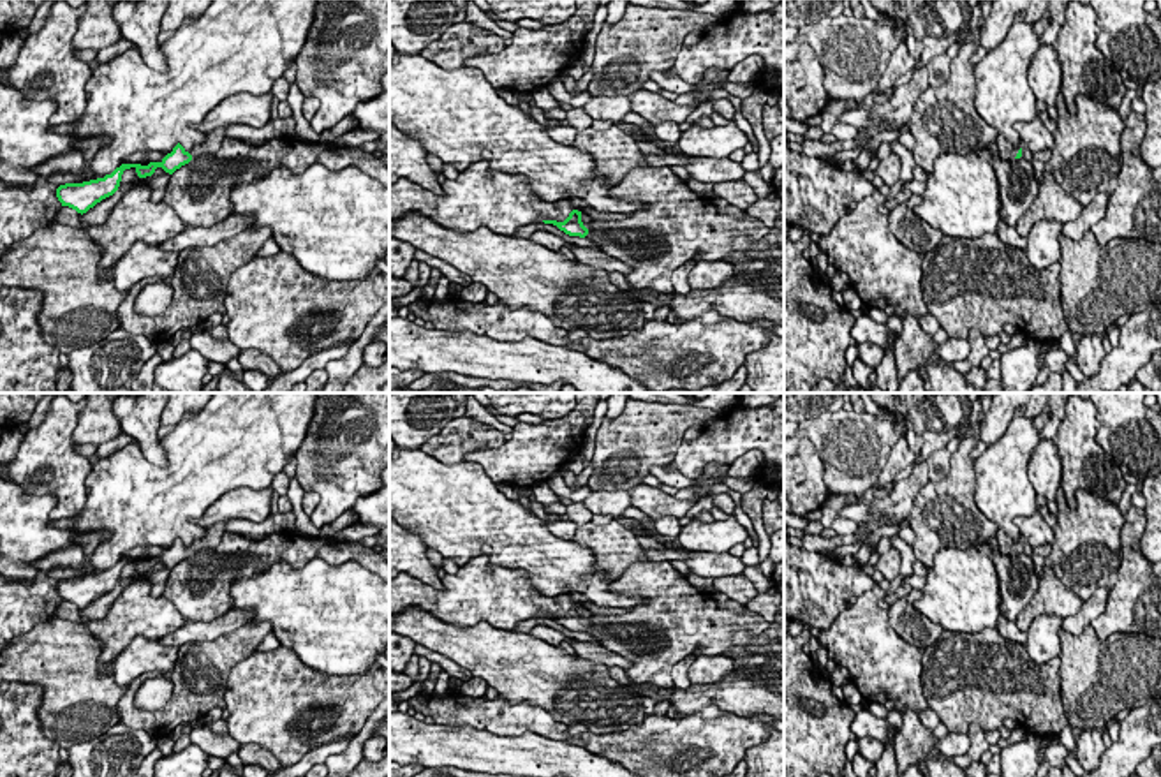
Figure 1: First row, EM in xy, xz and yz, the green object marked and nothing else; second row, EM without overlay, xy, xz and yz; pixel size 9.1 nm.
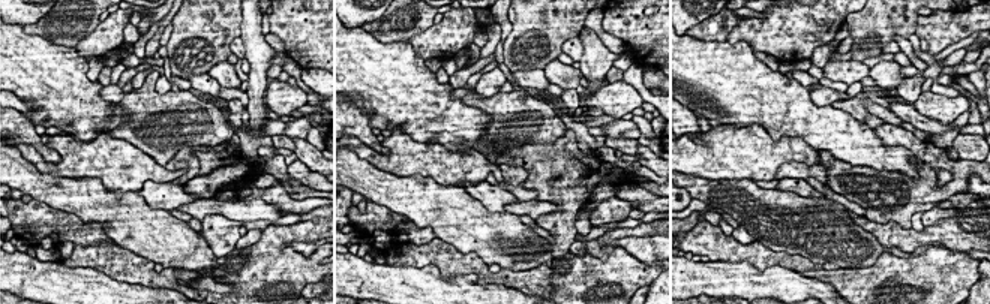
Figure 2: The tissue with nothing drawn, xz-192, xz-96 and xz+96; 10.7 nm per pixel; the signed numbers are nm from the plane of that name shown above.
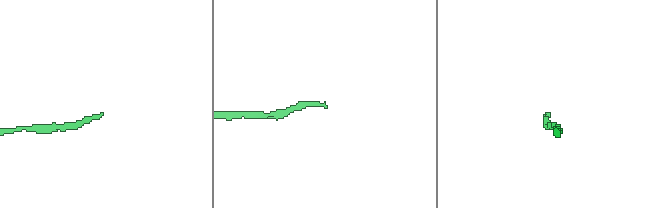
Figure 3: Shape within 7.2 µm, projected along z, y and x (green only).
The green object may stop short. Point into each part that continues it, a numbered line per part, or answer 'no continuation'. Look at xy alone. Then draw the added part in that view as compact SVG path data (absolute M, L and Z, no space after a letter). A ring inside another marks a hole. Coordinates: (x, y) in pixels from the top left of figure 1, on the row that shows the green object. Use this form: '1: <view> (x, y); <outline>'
1: xy (214, 141); M227 127L215 129L213 132L208 134L204 141L194 144L194 148L190 150L192 159L204 153L215 153L226 139L226 130Z

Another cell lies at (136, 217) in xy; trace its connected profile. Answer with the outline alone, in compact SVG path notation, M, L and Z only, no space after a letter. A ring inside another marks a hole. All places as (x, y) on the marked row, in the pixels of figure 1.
M144 183L129 189L102 226L83 226L81 213L69 206L58 210L55 222L88 233L104 250L99 268L109 268L137 241L162 245L190 227L169 204L153 203L150 196L152 190Z

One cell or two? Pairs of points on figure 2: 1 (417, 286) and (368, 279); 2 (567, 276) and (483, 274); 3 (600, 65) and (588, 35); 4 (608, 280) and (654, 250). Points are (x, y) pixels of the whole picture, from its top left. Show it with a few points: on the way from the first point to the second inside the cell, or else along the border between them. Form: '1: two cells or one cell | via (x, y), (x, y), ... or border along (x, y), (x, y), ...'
1: one cell | via (405, 286), (380, 282)
2: one cell | via (546, 279), (504, 277)
3: one cell | via (596, 57), (591, 42)
4: two cells | border along (603, 256), (617, 247), (623, 247), (650, 265)

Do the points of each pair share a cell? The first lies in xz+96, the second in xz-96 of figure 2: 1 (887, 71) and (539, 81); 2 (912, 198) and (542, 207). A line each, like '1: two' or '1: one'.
1: two
2: two

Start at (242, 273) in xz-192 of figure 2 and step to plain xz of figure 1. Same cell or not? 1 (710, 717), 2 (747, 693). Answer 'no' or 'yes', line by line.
1: yes
2: no

